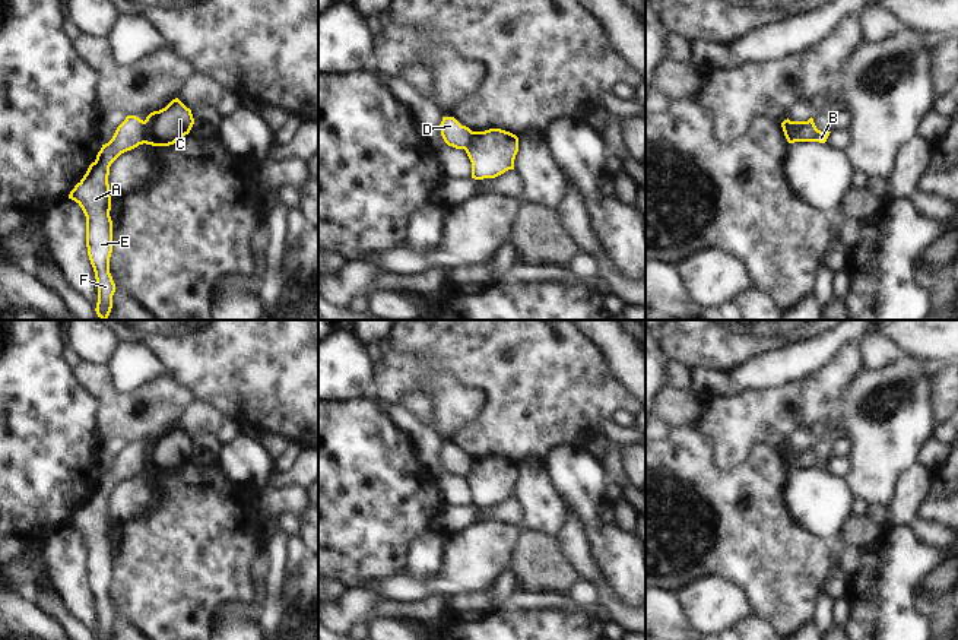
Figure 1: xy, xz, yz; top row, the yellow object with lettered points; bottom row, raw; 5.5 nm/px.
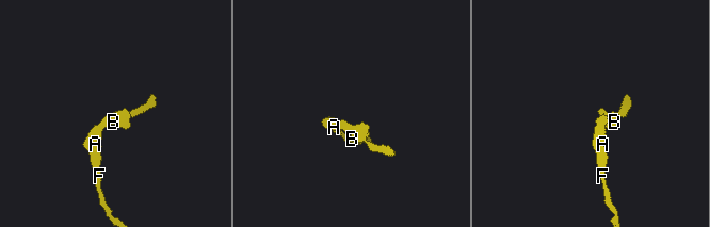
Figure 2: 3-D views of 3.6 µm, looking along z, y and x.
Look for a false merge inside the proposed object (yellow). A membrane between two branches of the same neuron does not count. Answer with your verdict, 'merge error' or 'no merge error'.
merge error

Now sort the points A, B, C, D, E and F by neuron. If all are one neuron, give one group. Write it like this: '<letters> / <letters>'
A D E F / B C

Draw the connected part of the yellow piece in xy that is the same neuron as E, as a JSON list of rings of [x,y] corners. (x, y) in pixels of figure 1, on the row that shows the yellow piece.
[[[127,115],[117,127],[112,139],[102,145],[96,159],[89,165],[83,178],[70,191],[86,216],[86,247],[98,285],[96,314],[107,320],[112,308],[115,283],[110,273],[112,253],[112,221],[110,216],[110,167],[124,152],[145,143],[143,120]]]

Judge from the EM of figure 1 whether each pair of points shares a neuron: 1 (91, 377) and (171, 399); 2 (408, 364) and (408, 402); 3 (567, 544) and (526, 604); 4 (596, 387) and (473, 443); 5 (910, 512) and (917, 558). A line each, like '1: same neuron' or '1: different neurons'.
1: same neuron
2: different neurons
3: different neurons
4: same neuron
5: different neurons

